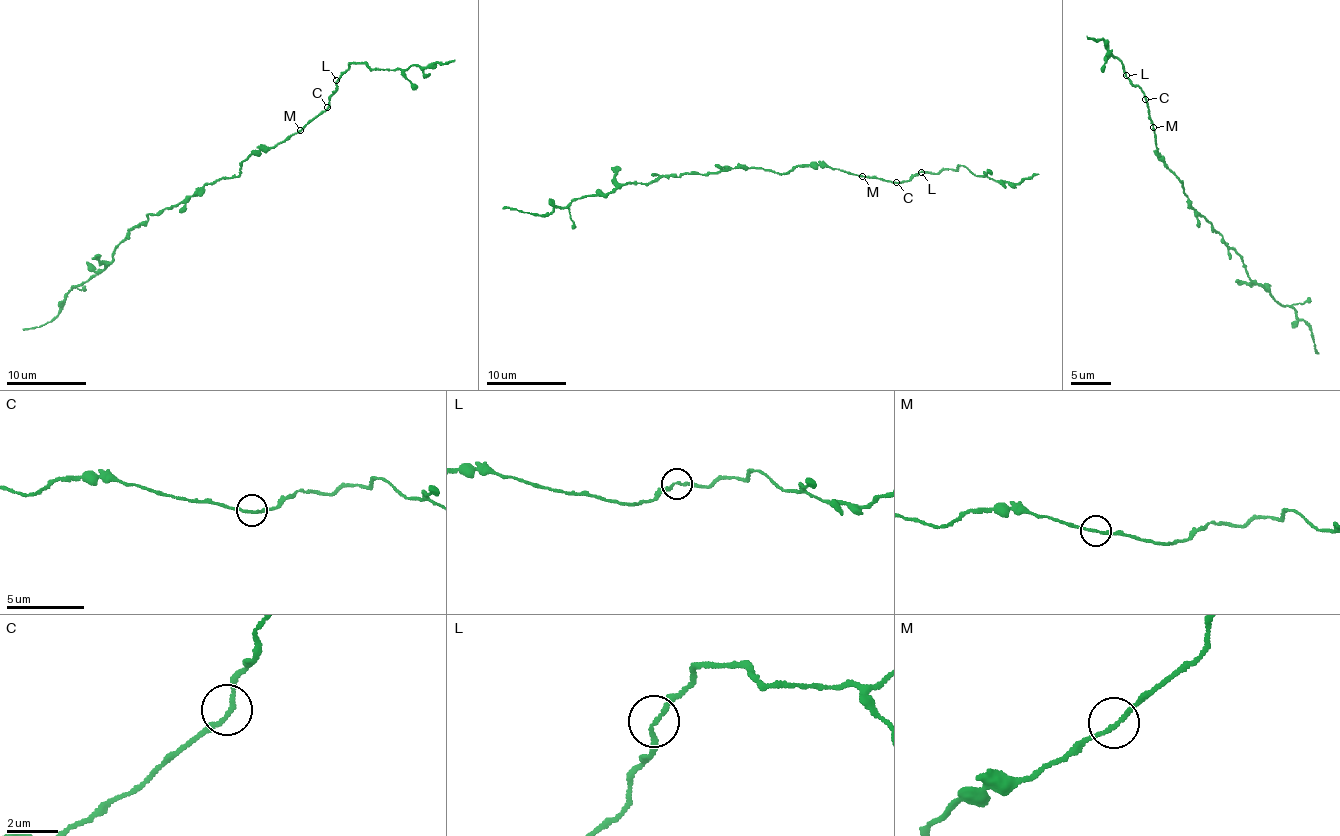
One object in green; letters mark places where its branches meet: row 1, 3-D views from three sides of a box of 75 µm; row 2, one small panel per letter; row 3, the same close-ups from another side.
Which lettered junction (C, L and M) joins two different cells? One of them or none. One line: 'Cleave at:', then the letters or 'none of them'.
Cleave at: none of them

